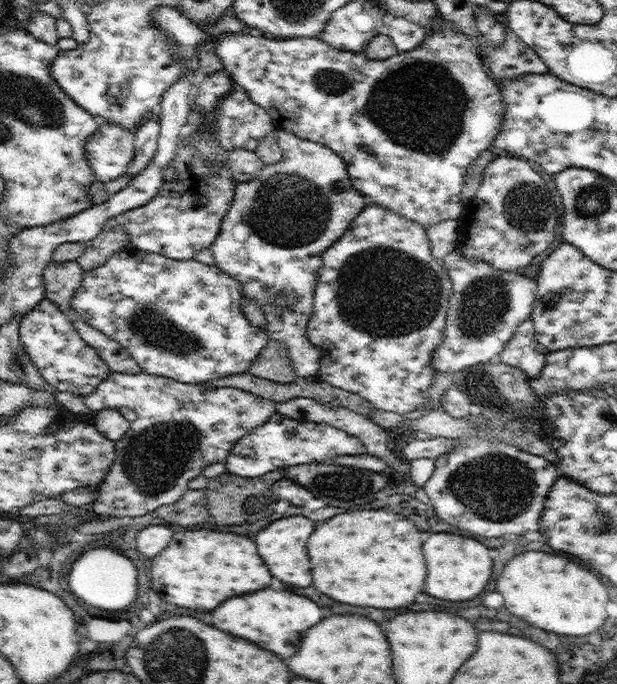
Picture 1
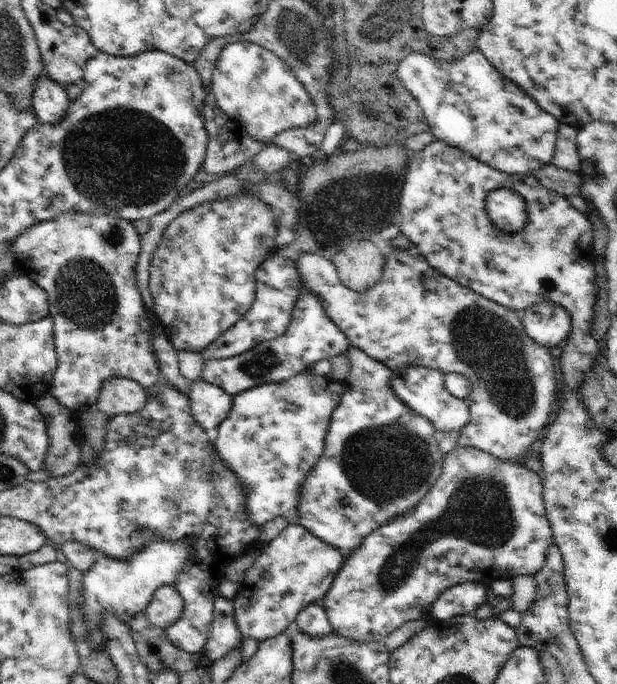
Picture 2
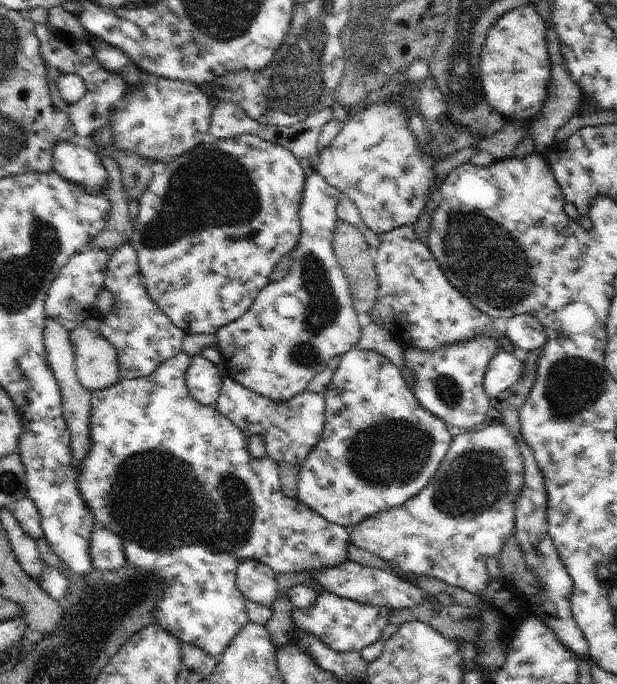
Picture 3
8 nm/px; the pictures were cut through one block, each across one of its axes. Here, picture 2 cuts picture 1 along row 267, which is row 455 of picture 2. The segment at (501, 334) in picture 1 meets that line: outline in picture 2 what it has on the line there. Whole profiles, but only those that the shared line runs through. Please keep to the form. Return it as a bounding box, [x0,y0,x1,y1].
[321,446,553,642]

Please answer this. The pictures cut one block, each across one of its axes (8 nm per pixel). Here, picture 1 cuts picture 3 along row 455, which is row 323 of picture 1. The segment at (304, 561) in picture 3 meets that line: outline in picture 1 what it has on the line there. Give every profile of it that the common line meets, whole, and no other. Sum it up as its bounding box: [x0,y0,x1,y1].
[70,247,271,384]

